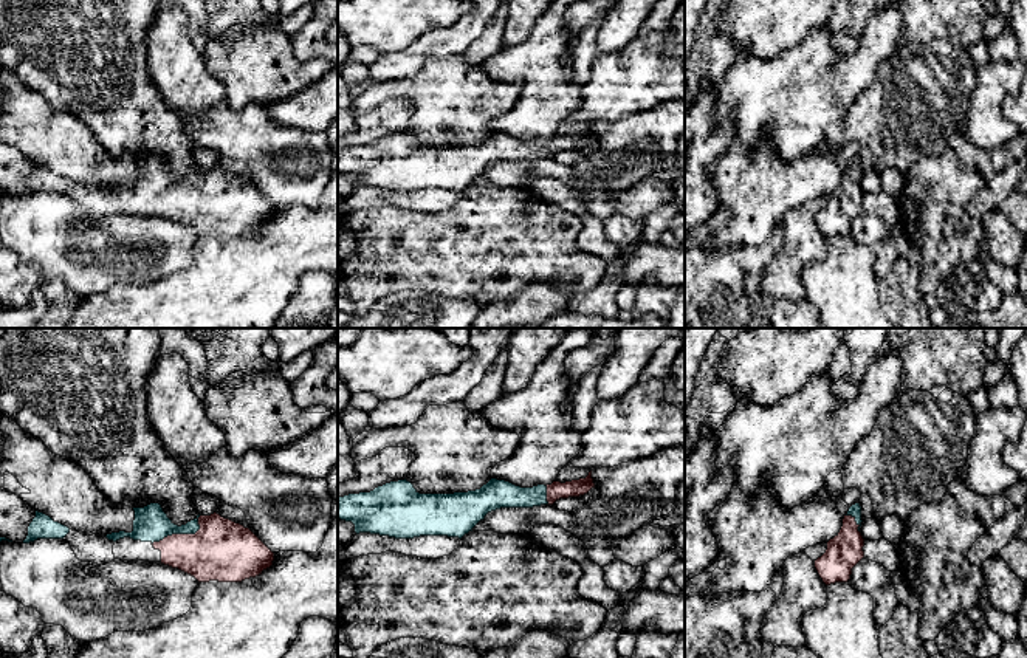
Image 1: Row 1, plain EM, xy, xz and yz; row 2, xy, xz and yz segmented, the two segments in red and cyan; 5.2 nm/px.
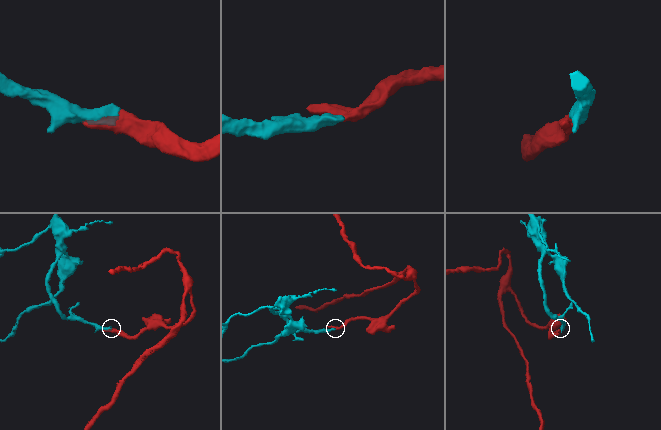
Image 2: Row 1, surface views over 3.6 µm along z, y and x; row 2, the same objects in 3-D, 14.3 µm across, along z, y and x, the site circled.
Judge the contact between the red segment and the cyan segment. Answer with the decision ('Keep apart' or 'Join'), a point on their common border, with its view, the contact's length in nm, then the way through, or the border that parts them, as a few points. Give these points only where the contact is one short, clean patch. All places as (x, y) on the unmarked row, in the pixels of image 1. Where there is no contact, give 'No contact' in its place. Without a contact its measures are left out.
Join. Touches red at xy (182, 188). Shared border 300 nm. Path across: xy (222, 203), (194, 200), (182, 188), (164, 188), (151, 177)

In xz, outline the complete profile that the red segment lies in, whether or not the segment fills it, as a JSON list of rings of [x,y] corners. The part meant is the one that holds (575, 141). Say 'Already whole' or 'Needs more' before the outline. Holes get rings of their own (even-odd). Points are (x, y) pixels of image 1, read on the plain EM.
Needs more. [[[592,124],[586,132],[572,135],[553,135],[520,141],[505,133],[491,132],[480,142],[454,147],[420,147],[410,135],[398,133],[375,141],[370,146],[349,147],[338,152],[338,172],[352,175],[355,186],[370,186],[395,192],[414,192],[420,189],[448,189],[462,192],[485,172],[500,161],[533,161],[553,158],[559,152],[579,150],[595,141]]]

